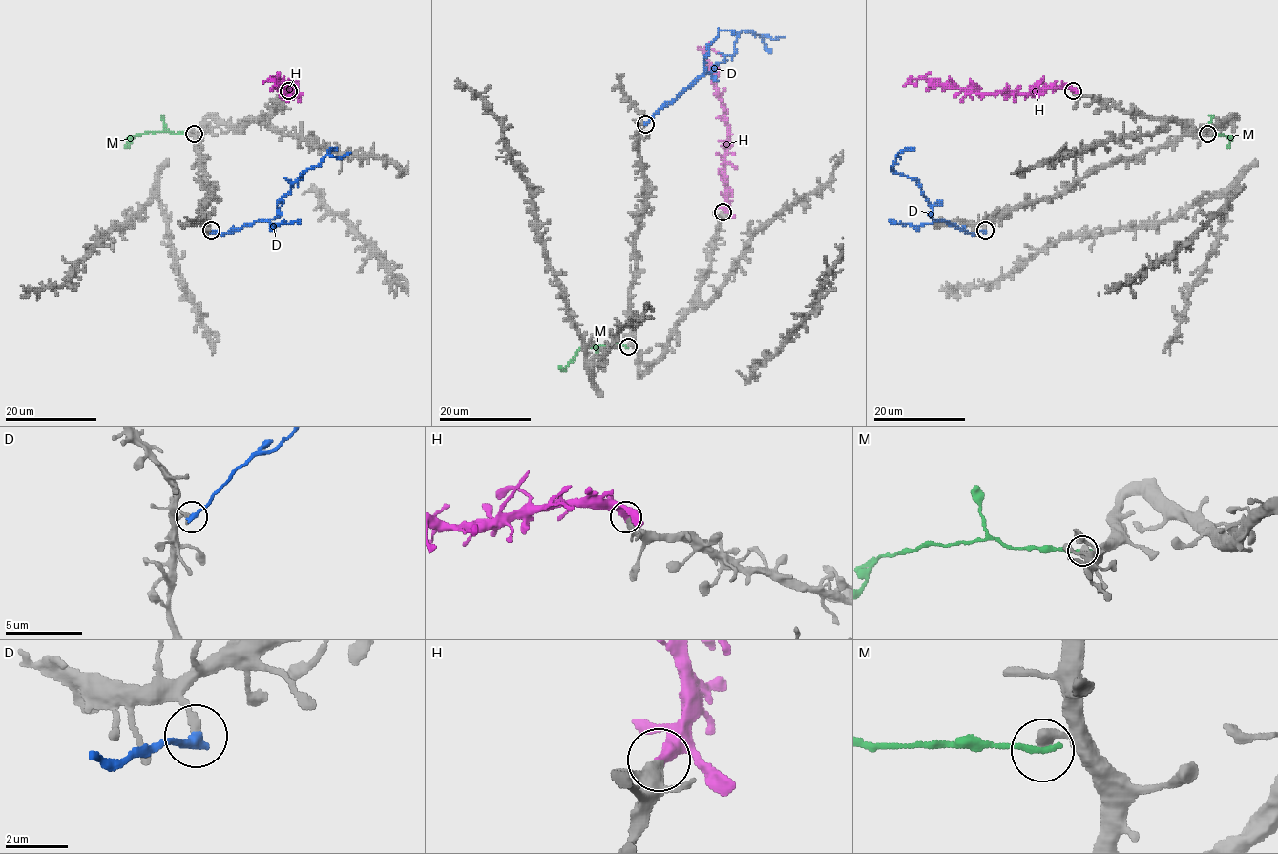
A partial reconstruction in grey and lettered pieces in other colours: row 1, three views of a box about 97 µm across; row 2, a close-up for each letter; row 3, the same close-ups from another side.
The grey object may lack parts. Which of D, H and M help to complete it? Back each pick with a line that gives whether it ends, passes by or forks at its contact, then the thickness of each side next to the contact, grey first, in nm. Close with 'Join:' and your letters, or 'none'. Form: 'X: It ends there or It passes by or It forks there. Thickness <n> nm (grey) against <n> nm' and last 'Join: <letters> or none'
H: It ends there. Thickness 360 nm (grey) against 440 nm
Join: H

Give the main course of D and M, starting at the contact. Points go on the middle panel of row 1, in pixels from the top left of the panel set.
D: (644, 124), (660, 108), (711, 71), (711, 68), (731, 56), (737, 36), (743, 31), (777, 39), (785, 36)
M: (629, 346), (582, 347), (565, 368), (558, 367)

